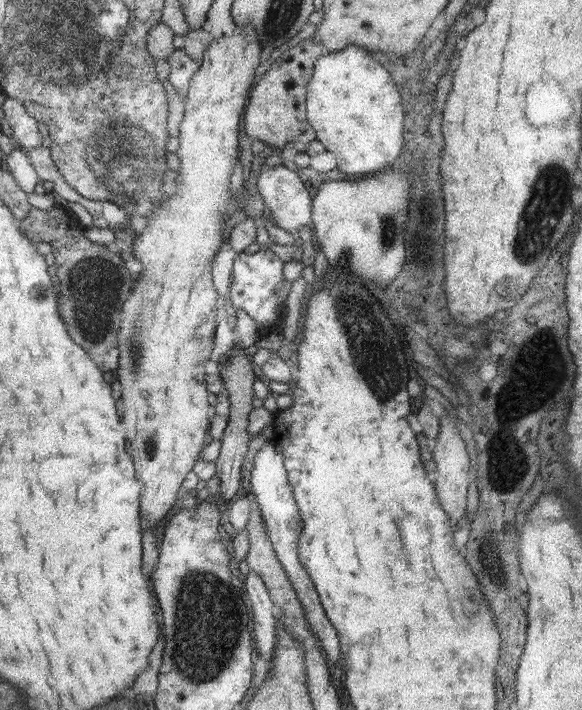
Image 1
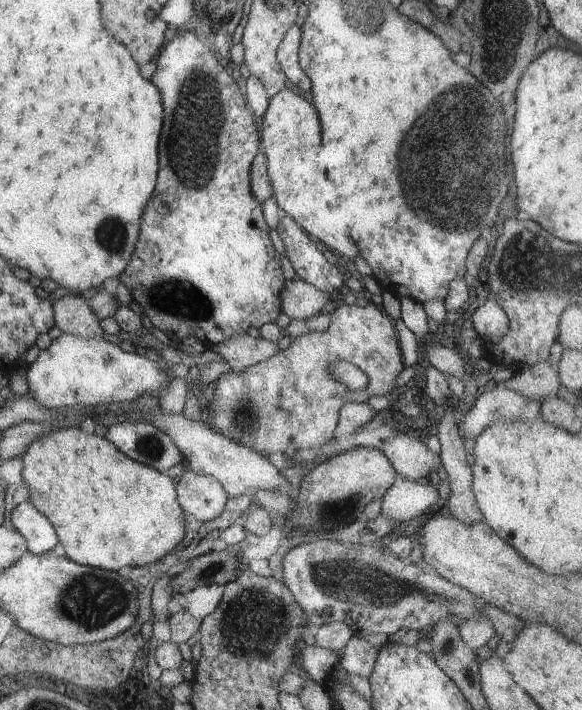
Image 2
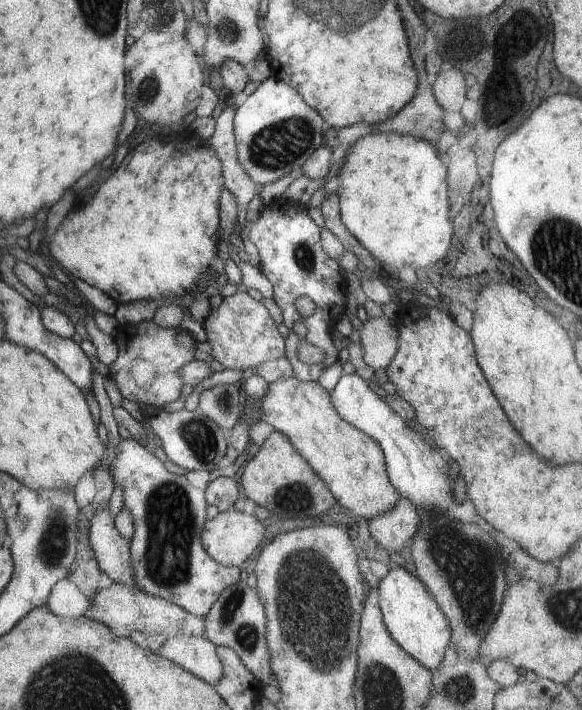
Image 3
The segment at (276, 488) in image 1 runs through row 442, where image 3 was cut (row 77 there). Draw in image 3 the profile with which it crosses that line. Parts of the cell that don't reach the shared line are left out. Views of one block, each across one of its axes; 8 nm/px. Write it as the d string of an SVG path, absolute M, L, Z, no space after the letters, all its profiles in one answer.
M270 76L260 83L256 91L235 112L233 125L238 160L258 186L276 182L292 170L302 167L307 158L318 147L325 144L325 133L322 131L324 121L317 110L306 104L297 90L294 90L287 82Z

